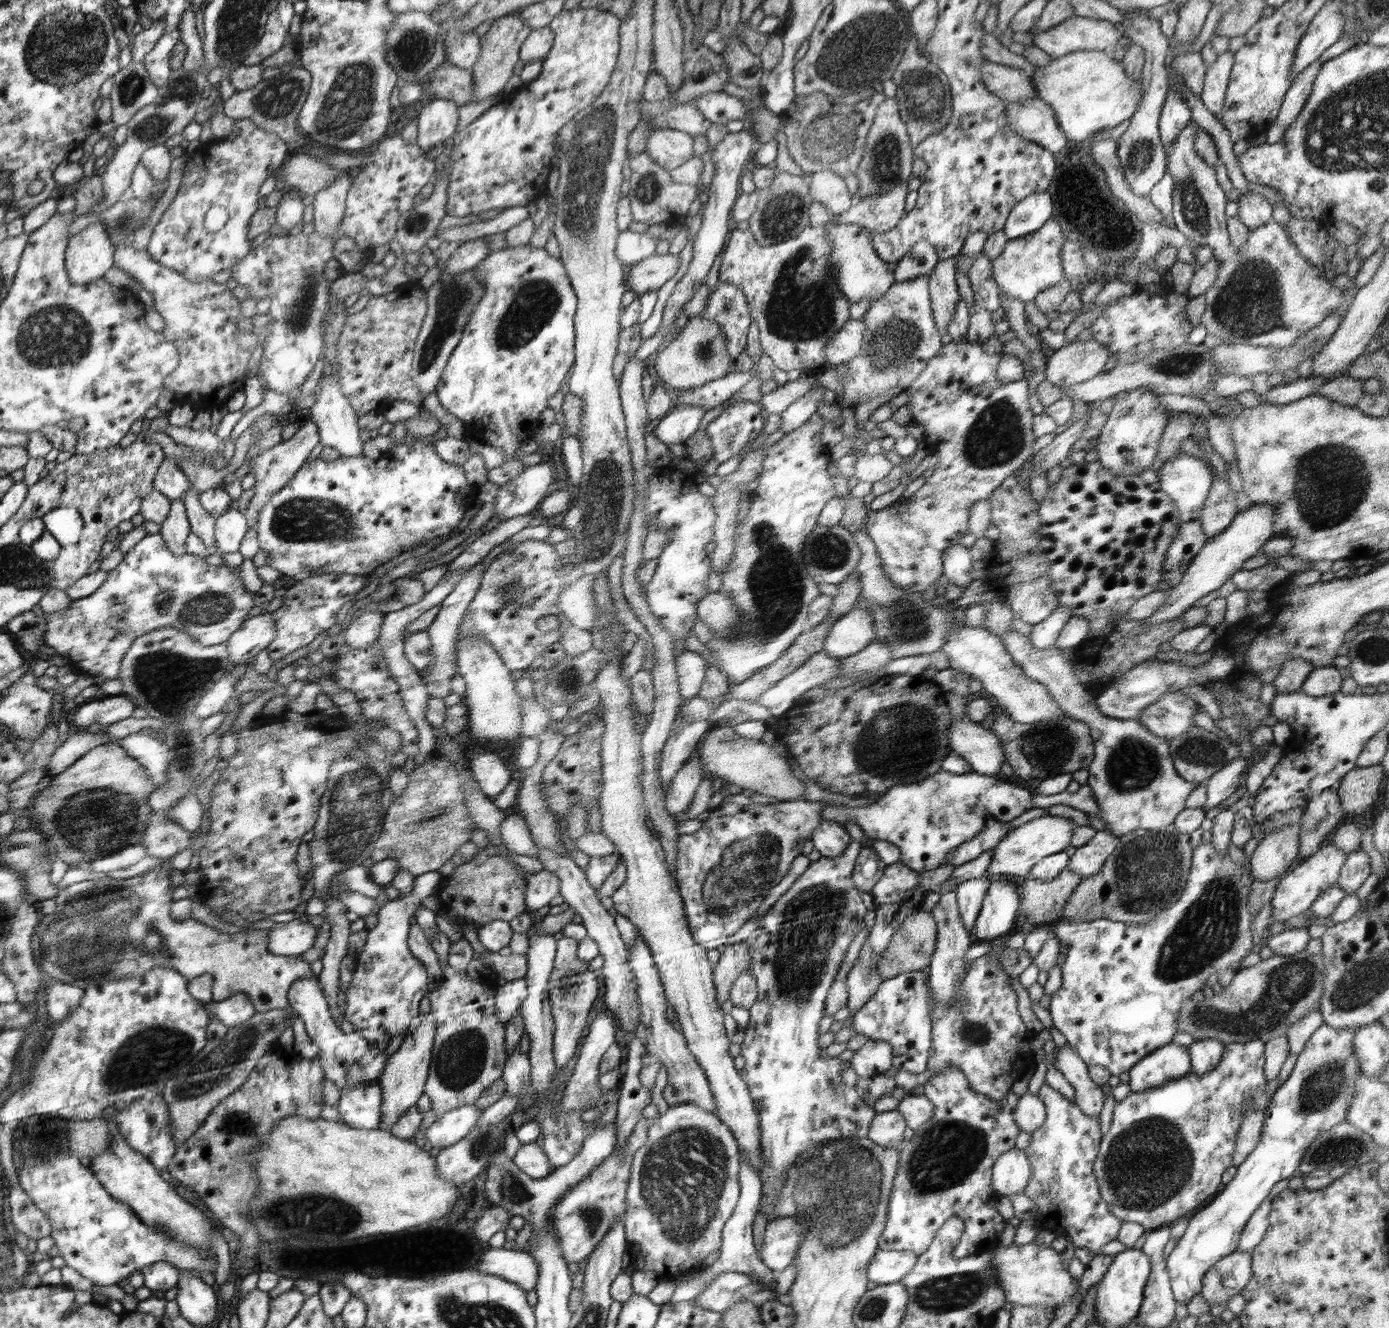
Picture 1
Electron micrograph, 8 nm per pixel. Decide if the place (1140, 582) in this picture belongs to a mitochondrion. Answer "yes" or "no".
no

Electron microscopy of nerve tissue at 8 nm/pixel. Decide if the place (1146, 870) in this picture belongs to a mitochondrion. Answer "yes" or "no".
yes

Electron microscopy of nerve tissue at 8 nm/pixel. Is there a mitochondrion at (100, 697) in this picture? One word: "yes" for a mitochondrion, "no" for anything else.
no

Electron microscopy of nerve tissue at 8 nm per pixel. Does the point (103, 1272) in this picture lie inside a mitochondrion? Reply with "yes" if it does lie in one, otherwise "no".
no

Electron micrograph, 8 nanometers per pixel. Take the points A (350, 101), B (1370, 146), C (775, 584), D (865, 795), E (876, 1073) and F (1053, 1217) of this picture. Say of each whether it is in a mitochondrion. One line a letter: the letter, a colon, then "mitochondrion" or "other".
A: mitochondrion
B: mitochondrion
C: mitochondrion
D: other
E: other
F: other

